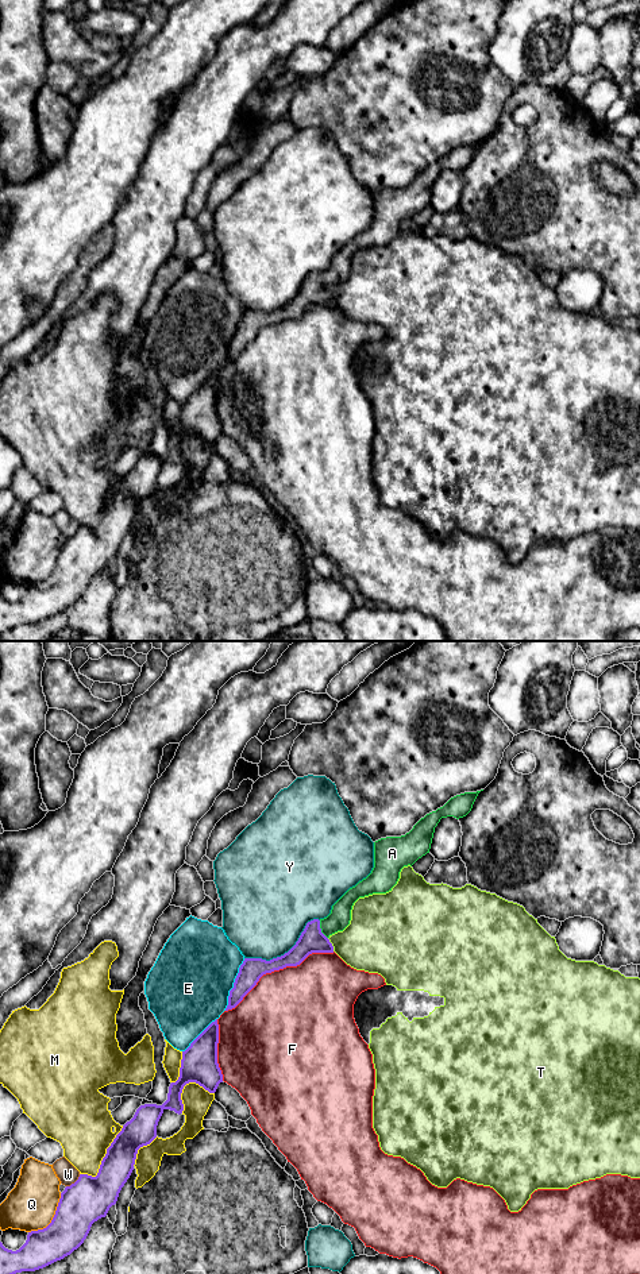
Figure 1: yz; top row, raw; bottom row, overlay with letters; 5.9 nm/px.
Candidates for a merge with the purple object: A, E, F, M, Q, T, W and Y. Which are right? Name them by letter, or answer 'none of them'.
A

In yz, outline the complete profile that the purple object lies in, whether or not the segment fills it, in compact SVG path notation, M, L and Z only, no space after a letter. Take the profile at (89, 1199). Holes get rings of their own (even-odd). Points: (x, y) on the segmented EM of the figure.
M217 1019L212 1022L192 1043L182 1051L180 1077L169 1086L167 1100L162 1105L140 1105L134 1117L127 1121L116 1135L107 1154L101 1161L96 1177L80 1174L78 1180L66 1186L51 1223L38 1231L27 1235L26 1243L16 1251L8 1250L0 1242L0 1274L16 1274L22 1271L35 1271L57 1261L63 1259L77 1250L86 1239L95 1221L105 1217L109 1208L116 1204L119 1193L130 1178L138 1150L150 1144L157 1138L157 1126L165 1109L182 1113L184 1104L181 1100L182 1089L189 1082L196 1082L209 1093L215 1093L219 1084L223 1082L223 1074L217 1063L219 1024Z

